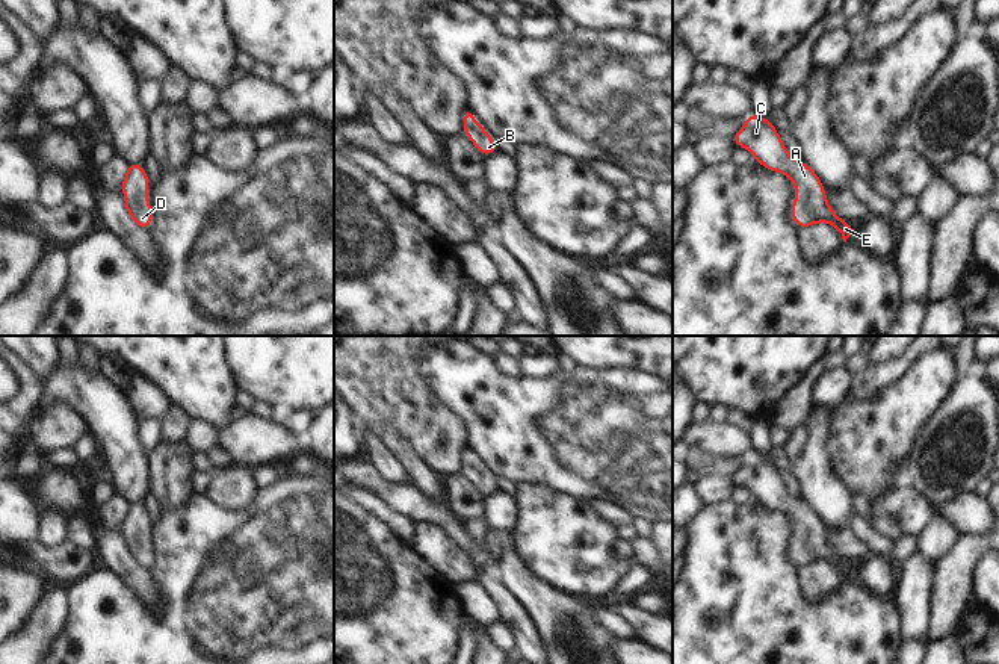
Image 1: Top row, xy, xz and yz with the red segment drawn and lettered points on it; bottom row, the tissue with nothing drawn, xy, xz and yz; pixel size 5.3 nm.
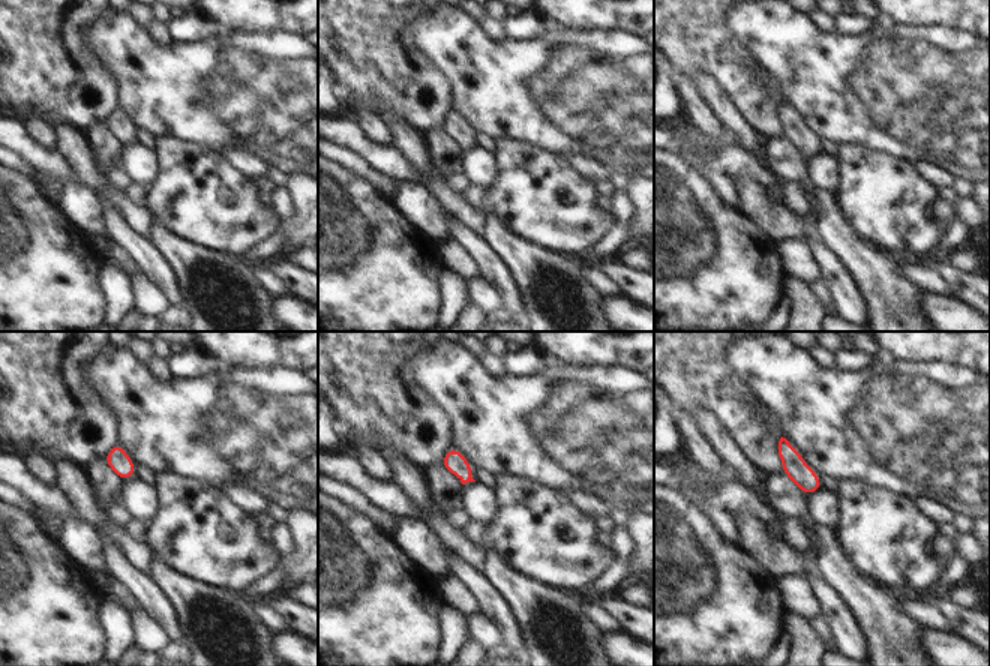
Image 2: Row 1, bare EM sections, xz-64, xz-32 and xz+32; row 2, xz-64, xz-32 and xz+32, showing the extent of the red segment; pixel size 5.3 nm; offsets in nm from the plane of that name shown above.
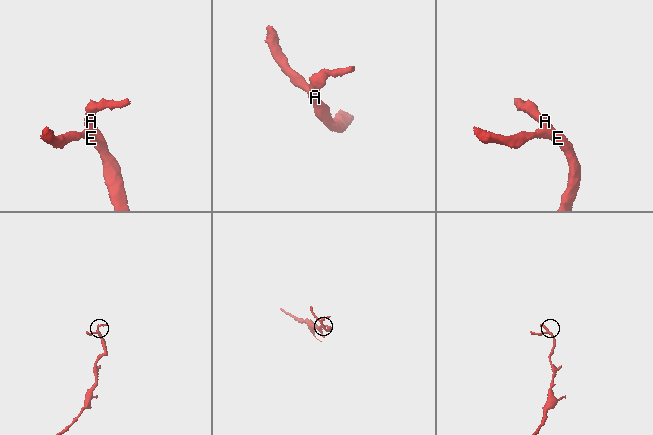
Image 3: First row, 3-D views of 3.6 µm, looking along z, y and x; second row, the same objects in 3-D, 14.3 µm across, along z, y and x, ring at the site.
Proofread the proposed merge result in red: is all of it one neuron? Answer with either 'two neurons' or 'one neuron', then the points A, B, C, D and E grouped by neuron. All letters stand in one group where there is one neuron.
one neuron; groups A B C D E

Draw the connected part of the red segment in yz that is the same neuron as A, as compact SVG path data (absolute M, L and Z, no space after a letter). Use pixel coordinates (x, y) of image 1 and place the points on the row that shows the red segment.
M756 112L731 138L735 147L745 147L757 163L769 171L786 174L795 185L796 198L790 207L790 219L801 228L818 222L831 224L843 242L852 234L846 219L840 219L827 203L825 189L818 174L806 163L793 159L771 119Z

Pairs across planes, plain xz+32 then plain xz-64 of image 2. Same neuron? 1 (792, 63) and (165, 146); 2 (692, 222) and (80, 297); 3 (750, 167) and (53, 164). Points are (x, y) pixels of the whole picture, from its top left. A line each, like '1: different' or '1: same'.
1: different
2: same
3: same

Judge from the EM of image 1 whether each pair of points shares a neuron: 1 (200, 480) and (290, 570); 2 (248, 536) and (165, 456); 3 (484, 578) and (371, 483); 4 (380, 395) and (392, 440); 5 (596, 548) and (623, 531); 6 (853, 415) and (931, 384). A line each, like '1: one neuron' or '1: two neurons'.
1: two neurons
2: two neurons
3: two neurons
4: two neurons
5: two neurons
6: one neuron

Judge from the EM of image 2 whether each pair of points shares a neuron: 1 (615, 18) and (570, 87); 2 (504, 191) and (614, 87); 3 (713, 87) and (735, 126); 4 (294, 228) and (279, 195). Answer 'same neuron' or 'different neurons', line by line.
1: different neurons
2: different neurons
3: same neuron
4: different neurons

